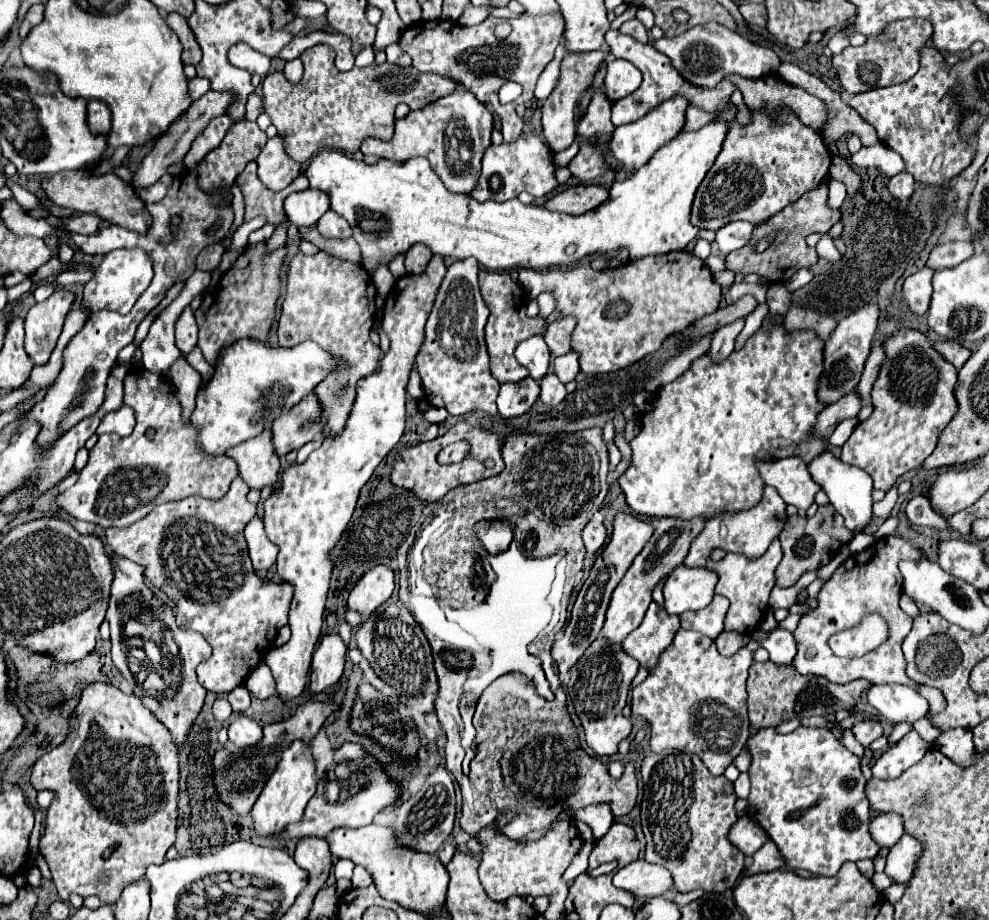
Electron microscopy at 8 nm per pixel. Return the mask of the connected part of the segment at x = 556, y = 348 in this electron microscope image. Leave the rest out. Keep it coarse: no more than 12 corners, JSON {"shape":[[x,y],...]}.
{"shape":[[567,315],[545,331],[553,357],[571,351],[569,339],[577,319]]}

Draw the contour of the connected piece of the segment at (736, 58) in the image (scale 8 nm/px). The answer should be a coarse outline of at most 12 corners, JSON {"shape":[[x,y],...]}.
{"shape":[[709,21],[653,43],[695,87],[777,73],[777,55]]}

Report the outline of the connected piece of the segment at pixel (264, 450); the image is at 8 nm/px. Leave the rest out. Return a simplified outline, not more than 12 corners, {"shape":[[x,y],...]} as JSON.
{"shape":[[271,427],[231,447],[251,489],[275,487],[279,457]]}

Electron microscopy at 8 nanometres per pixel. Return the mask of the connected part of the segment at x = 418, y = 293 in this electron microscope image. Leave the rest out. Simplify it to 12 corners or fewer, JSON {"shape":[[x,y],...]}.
{"shape":[[433,255],[383,307],[391,347],[343,431],[263,501],[291,639],[281,701],[307,685],[329,551],[403,435],[407,381],[445,273]]}

